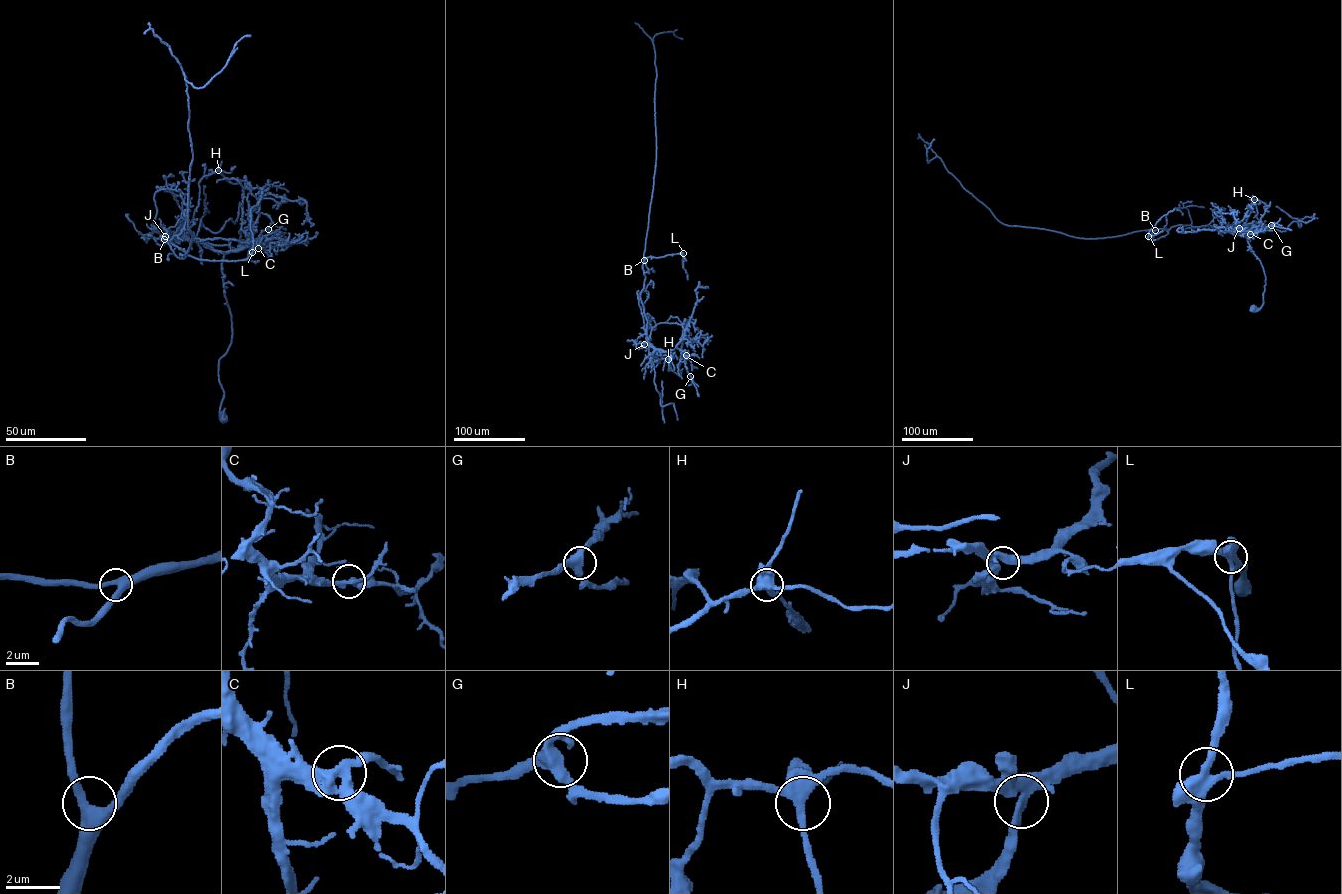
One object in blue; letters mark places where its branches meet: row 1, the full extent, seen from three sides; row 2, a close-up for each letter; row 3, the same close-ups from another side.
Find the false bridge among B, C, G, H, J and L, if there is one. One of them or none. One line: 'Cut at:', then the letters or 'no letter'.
Cut at: no letter

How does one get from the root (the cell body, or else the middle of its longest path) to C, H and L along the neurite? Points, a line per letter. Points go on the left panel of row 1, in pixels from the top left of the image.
C: (224, 419), (218, 363), (230, 344), (232, 328), (222, 262), (225, 253), (242, 246), (258, 248)
H: (224, 419), (218, 363), (232, 336), (224, 254), (184, 239), (179, 232), (193, 218), (198, 182), (218, 170)
L: (224, 419), (218, 363), (232, 336), (224, 254), (154, 229), (200, 259), (252, 252)

